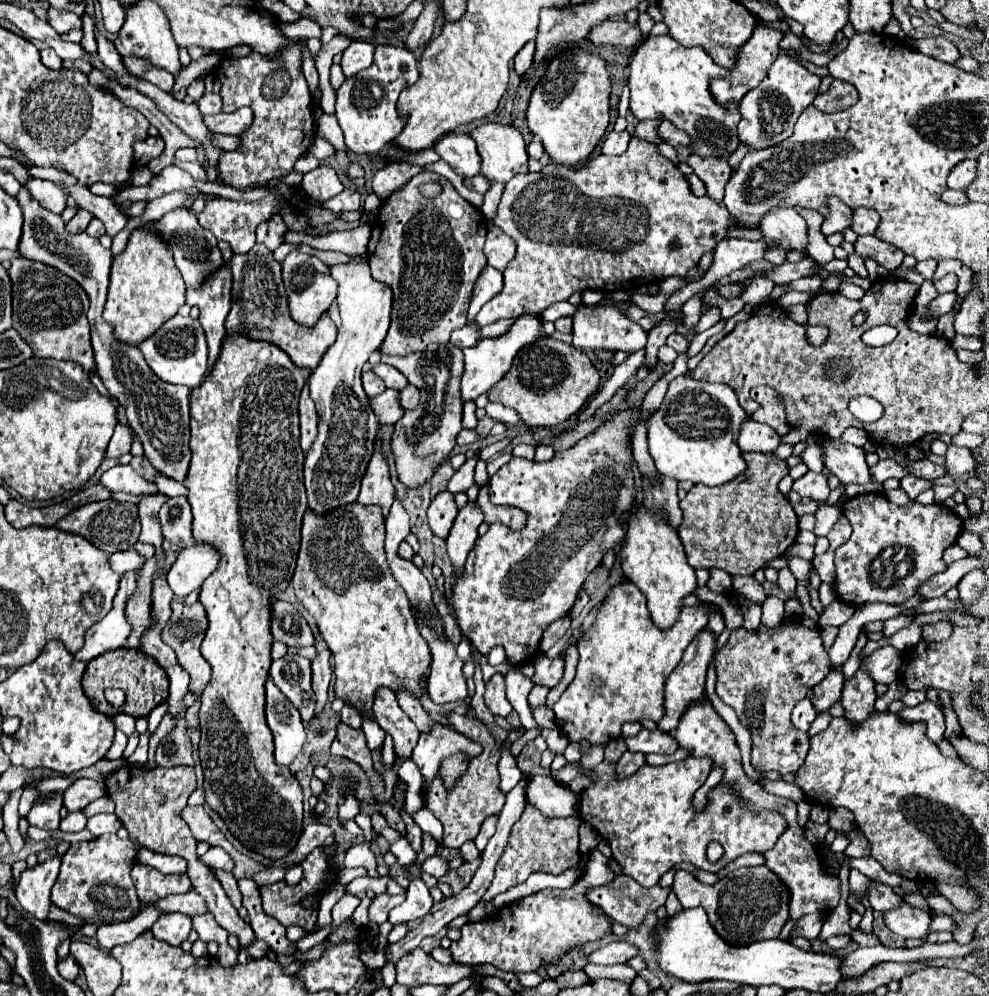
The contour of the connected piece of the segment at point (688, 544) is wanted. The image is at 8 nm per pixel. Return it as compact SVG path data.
M761 452L743 454L743 456L747 462L745 474L735 478L733 482L727 482L727 484L715 486L715 488L695 484L687 492L687 496L679 502L679 506L683 510L683 524L679 528L679 538L685 546L689 564L695 570L713 566L713 568L721 568L729 574L753 574L755 570L765 568L767 562L783 556L783 552L795 542L795 538L799 534L797 514L795 514L791 502L787 500L787 496L783 496L777 488L781 478L789 474L787 462L775 454L761 454Z

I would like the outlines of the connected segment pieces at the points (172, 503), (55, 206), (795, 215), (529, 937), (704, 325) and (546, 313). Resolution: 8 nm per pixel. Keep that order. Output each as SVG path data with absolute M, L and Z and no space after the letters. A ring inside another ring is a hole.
M185 496L169 498L159 510L159 520L163 526L163 536L171 544L175 544L177 548L185 548L193 544L191 506Z
M31 176L31 178L23 184L23 188L27 188L29 194L31 194L37 202L41 202L43 208L47 208L47 210L51 210L51 212L55 212L55 214L59 214L59 212L65 210L65 200L67 200L67 196L63 194L63 190L61 190L57 184L49 182L49 180L41 180L41 178Z
M775 208L761 220L763 238L775 242L765 246L763 260L771 266L785 262L791 250L805 250L809 246L809 226L805 218L793 208Z
M597 848L591 850L581 878L569 890L545 888L537 894L503 906L503 912L499 912L497 918L507 918L507 926L467 922L461 928L463 936L451 944L453 960L461 964L493 964L505 972L535 972L539 964L555 960L565 950L581 946L589 940L597 940L611 932L607 916L599 916L591 910L585 890L591 886L609 884L613 878L615 874L607 868L607 858Z
M711 308L711 310L703 312L697 326L695 327L695 333L700 334L703 331L711 328L711 326L713 326L713 324L715 324L719 318L721 318L721 308Z
M557 302L557 304L553 304L553 306L549 306L547 310L543 310L541 314L539 314L539 318L543 320L543 322L555 322L557 318L561 318L561 316L573 316L579 308L583 308L583 304L581 306L575 306L575 304L569 304L569 302Z

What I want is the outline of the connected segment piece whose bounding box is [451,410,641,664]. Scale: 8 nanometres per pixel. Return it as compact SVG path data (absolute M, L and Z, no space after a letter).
M623 410L607 420L601 428L581 438L575 446L555 452L551 460L537 462L513 456L503 468L497 470L497 474L489 478L491 500L495 504L517 506L527 512L529 518L527 526L519 532L513 532L503 524L491 524L487 534L477 538L475 548L467 558L463 578L455 578L453 582L451 600L457 614L457 624L481 654L489 654L493 646L503 646L511 662L529 662L539 650L543 630L551 622L569 614L585 576L601 564L609 550L621 546L627 530L623 514L637 506L631 436L639 418L641 412Z

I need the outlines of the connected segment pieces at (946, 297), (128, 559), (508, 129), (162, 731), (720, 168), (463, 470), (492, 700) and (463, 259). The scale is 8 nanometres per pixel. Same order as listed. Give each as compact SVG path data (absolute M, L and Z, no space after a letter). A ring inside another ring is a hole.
M955 292L939 294L937 298L931 300L931 304L927 308L927 316L939 320L943 314L947 314L953 308L955 300L957 300L957 294Z
M135 550L115 552L115 554L109 556L111 568L113 568L115 572L119 572L119 574L123 574L123 572L127 572L127 570L135 570L135 568L141 566L143 562L145 562L145 558L143 558L139 552L135 552Z
M495 122L483 124L471 132L481 156L481 174L491 182L507 184L517 174L527 174L529 154L523 136L513 126Z
M168 714L163 717L156 731L150 737L148 745L148 759L144 764L145 768L149 768L149 770L152 770L153 768L157 767L154 759L156 748L160 740L166 737L173 730L176 722L177 720L169 716Z
M689 154L687 164L693 168L693 172L703 180L707 186L707 196L713 198L715 202L723 200L725 184L729 182L731 168L727 160L723 158L701 158L697 154Z
M478 453L459 468L452 478L449 480L447 490L456 494L458 492L466 492L474 484L475 466L479 460Z
M495 674L487 686L485 686L485 704L489 706L489 710L493 714L499 716L507 716L511 712L511 704L507 700L507 688L505 688L505 676L503 674Z
M427 170L419 172L401 190L393 192L381 204L377 218L371 226L371 240L367 248L373 278L389 284L393 290L391 328L385 342L381 344L381 354L409 356L413 352L425 350L425 346L429 346L431 342L445 344L449 342L449 336L453 330L465 326L473 284L481 274L481 270L487 266L487 260L483 254L485 234L487 234L487 222L483 214L475 206L471 206L465 198L459 196L459 192L445 176L439 176L435 172L427 172ZM425 182L441 184L443 192L433 200L427 200L419 192L419 186Z

